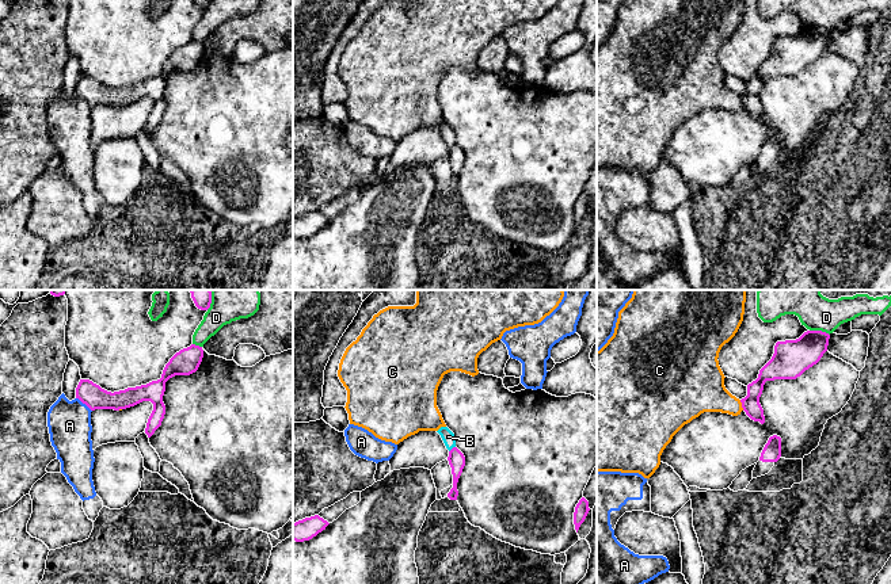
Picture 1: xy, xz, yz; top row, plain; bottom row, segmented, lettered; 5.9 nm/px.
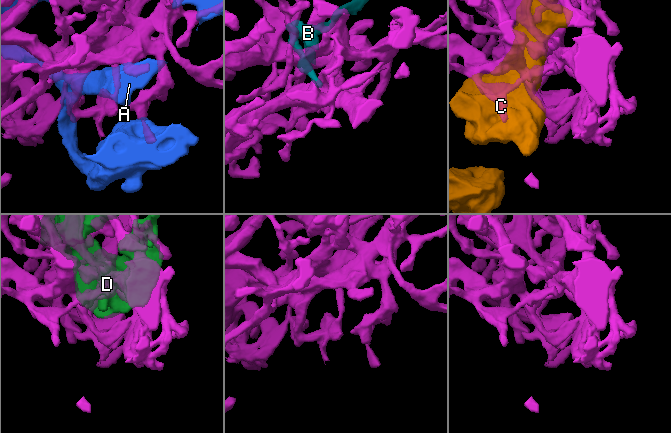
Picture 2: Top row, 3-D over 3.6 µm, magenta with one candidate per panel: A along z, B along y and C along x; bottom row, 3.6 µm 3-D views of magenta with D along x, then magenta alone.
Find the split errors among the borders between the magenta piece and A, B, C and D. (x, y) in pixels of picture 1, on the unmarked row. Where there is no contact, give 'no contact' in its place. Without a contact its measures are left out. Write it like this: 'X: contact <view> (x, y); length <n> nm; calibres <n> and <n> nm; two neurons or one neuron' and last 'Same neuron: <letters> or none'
A: contact xy (84, 99); length 130 nm; calibres 140 and 260 nm; two neurons
B: contact xz (452, 145); length 50 nm; calibres 100 and 80 nm; two neurons
C: contact yz (742, 102); length 70 nm; calibres 110 and 260 nm; two neurons
D: contact yz (819, 27); length 120 nm; calibres 220 and 170 nm; two neurons
Same neuron: none

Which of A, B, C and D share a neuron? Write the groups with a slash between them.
A / B / C / D

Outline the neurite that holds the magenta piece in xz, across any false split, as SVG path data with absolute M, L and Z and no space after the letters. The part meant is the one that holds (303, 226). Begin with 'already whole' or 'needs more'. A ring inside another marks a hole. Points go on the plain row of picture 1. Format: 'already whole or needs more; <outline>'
already whole; M319 211L305 214L293 220L293 237L304 238L316 233L319 229L325 226L330 220Z

